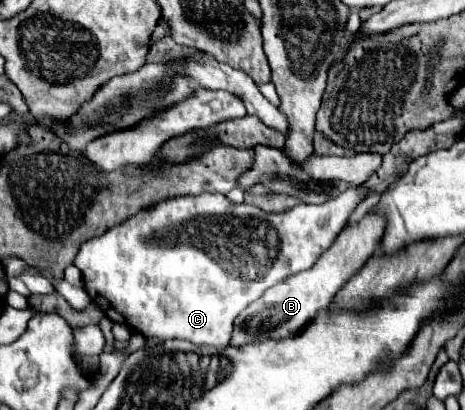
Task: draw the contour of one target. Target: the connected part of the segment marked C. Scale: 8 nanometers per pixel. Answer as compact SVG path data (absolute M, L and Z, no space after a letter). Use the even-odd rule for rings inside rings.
M356 188L356 190L346 190L344 194L340 194L340 198L332 198L332 202L324 202L320 206L316 204L298 204L294 206L292 210L286 210L286 212L278 212L278 214L266 214L262 212L258 206L252 206L252 204L232 204L224 194L212 194L212 192L202 192L198 196L174 196L174 198L168 198L152 208L146 208L146 210L140 210L136 212L134 216L130 216L128 220L124 220L122 224L116 224L112 226L112 230L106 230L102 236L96 236L96 238L90 238L88 242L84 242L80 246L80 252L74 260L74 266L82 272L82 280L84 280L84 286L86 286L86 292L90 296L92 302L96 302L100 306L100 310L112 320L112 322L120 322L120 324L126 324L130 326L132 330L136 330L138 334L142 336L148 336L148 338L184 338L192 344L198 344L198 346L228 346L228 340L230 340L230 334L232 334L232 322L234 318L250 304L254 302L256 298L260 298L260 294L264 294L266 288L274 286L276 282L292 276L292 274L298 274L302 270L308 270L314 266L316 258L320 258L320 254L336 240L336 236L340 234L340 230L344 228L348 216L352 214L352 210L356 208L356 204L364 198L364 190L362 188Z

